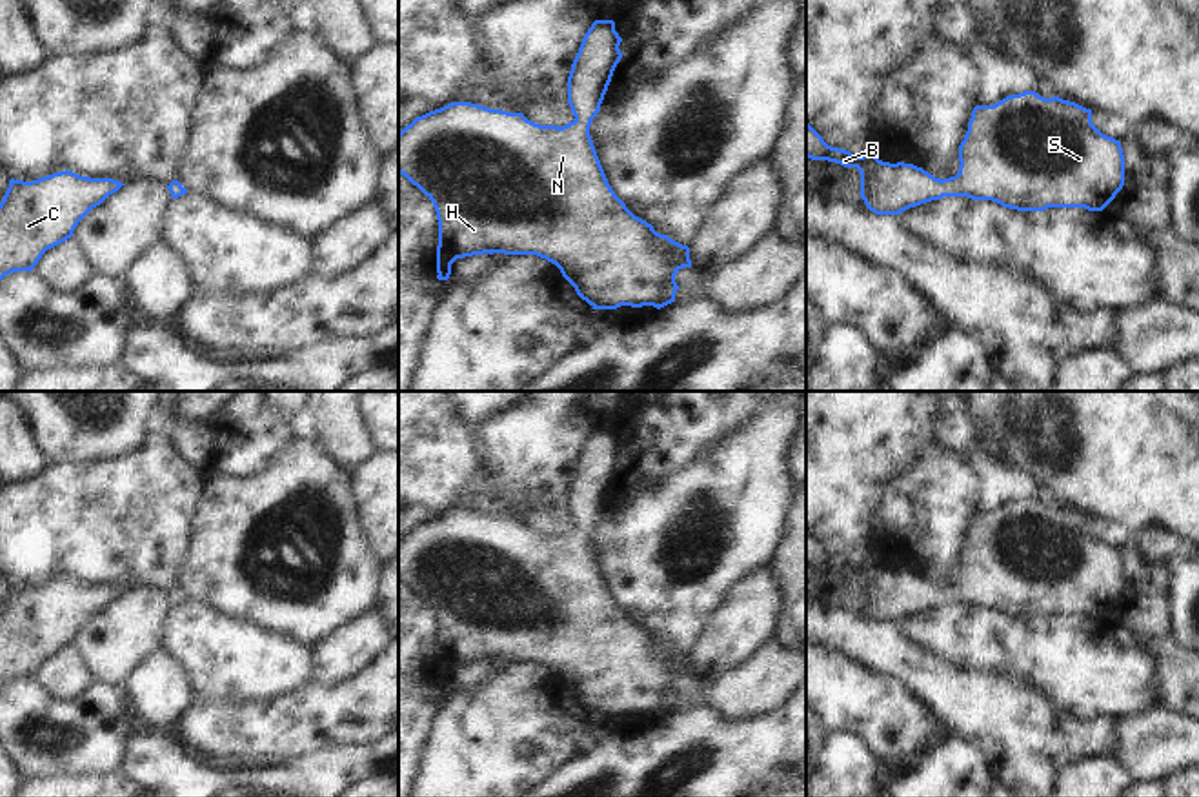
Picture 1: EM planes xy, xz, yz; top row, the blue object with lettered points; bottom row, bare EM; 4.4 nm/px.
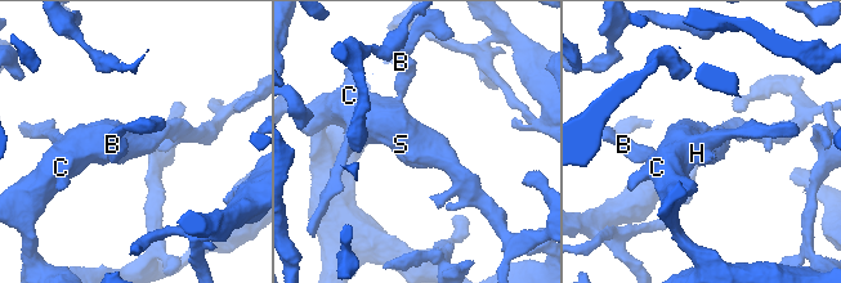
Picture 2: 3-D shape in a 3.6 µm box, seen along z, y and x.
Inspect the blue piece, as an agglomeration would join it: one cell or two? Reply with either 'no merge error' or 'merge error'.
no merge error

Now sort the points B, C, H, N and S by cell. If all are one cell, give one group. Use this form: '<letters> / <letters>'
B C H N S

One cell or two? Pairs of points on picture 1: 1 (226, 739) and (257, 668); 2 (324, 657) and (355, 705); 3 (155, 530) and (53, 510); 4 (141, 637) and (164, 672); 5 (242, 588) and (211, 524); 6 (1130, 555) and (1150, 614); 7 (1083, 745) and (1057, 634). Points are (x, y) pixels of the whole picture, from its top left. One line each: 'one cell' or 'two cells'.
1: two cells
2: two cells
3: one cell
4: two cells
5: one cell
6: one cell
7: two cells

